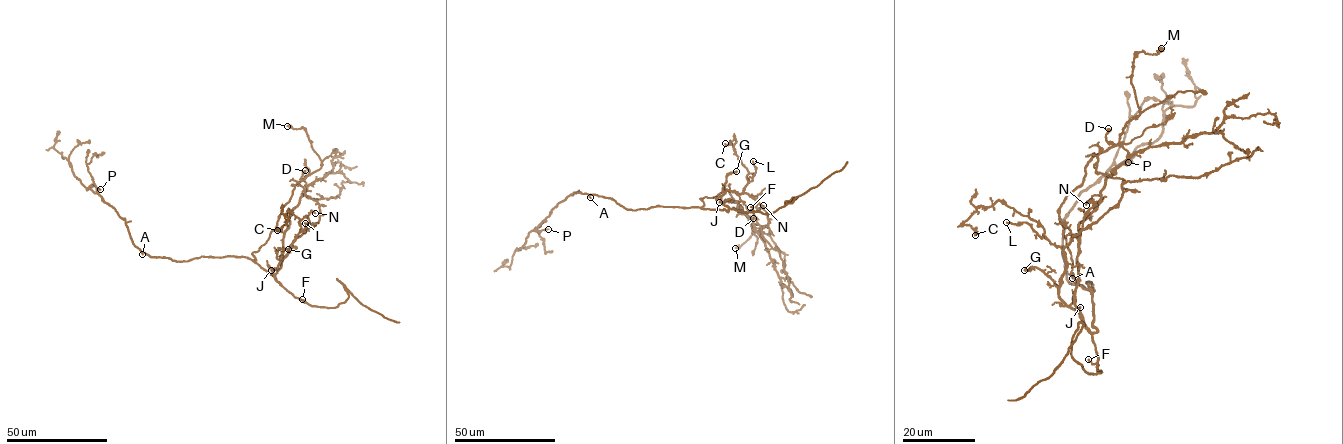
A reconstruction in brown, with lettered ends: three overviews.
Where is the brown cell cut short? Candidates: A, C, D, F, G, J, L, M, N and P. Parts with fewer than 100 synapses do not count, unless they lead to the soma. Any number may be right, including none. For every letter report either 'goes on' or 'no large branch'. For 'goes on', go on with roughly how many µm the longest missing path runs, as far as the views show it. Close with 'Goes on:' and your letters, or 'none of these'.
A: no large branch
C: no large branch
D: no large branch
F: no large branch
G: no large branch
J: no large branch
L: no large branch
M: no large branch
N: no large branch
P: no large branch
Goes on: none of these

